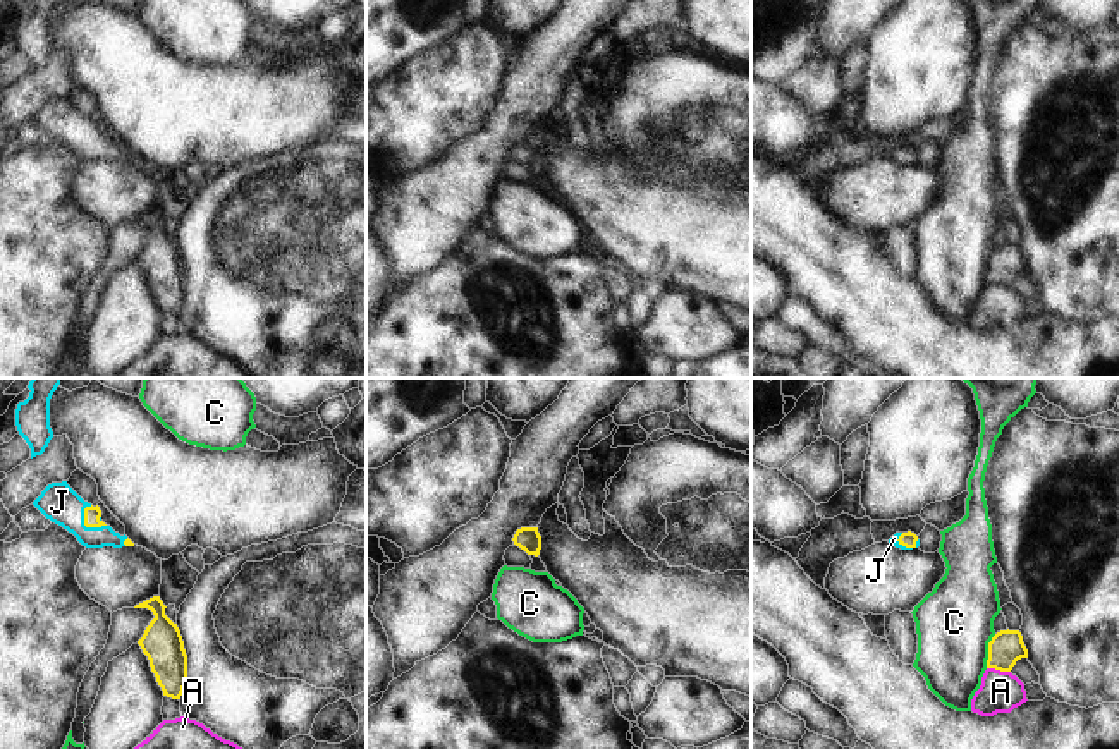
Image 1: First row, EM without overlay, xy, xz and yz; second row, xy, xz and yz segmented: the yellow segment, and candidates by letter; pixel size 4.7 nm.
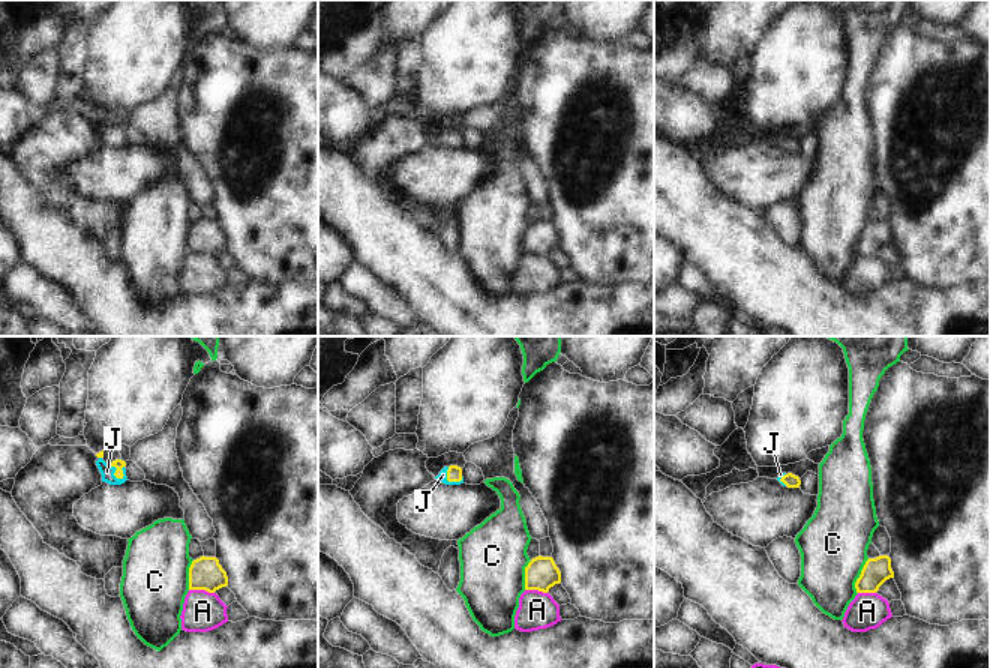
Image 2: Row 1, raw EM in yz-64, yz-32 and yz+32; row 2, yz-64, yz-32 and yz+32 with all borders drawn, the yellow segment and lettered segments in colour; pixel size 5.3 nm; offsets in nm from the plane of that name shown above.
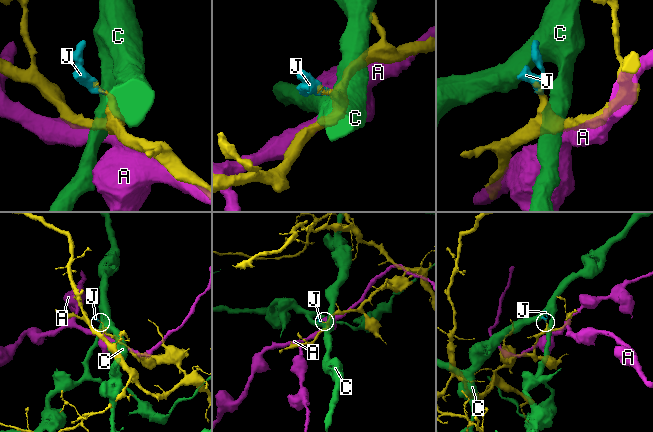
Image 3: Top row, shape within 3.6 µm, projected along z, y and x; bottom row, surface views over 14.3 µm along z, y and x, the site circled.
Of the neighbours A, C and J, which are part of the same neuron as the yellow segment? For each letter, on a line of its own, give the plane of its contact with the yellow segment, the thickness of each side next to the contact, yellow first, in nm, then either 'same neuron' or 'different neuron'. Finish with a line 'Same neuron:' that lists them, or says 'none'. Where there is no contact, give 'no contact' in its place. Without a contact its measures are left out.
A: contact in yz; calibres 160 and 190 nm; different neuron
C: contact in yz; calibres 160 and 360 nm; different neuron
J: contact in xy; calibres 80 and 180 nm; same neuron
Same neuron: J

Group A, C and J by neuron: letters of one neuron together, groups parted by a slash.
A / C / J

